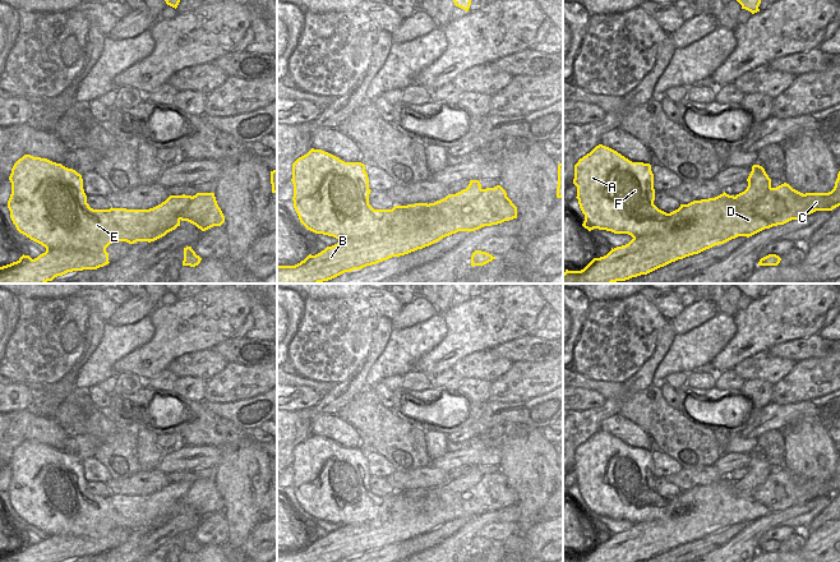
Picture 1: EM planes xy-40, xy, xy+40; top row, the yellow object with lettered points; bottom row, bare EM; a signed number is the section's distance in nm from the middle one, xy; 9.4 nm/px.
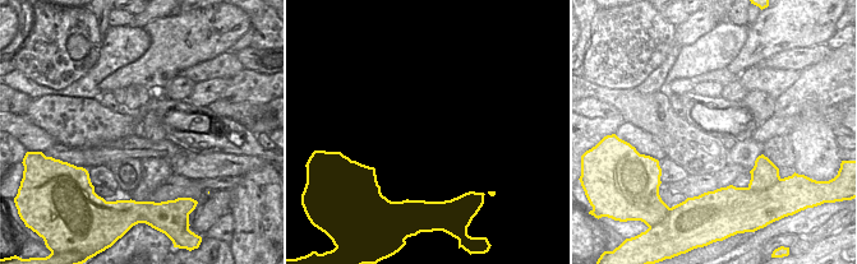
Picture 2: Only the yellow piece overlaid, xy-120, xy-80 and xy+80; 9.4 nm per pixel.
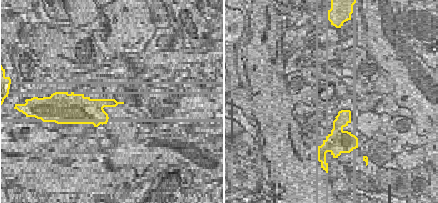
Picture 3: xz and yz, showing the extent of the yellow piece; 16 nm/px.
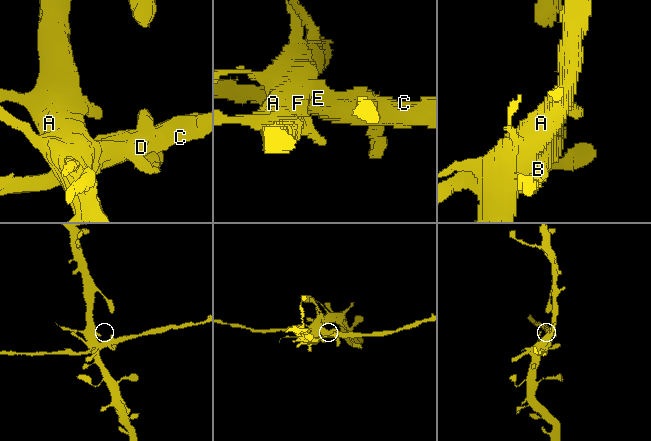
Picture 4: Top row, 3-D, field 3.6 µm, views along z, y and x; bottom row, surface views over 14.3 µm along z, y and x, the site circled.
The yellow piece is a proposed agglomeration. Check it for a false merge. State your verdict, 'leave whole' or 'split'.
split

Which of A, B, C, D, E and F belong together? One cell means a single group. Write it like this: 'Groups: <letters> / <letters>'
Groups: A E F / B C D.

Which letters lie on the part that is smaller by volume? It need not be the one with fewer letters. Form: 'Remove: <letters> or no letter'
Remove: B, C, D

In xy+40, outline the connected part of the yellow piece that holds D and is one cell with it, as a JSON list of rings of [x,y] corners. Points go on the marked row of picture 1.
[[[840,171],[835,186],[829,193],[800,193],[784,183],[770,188],[767,193],[749,203],[737,204],[734,195],[725,192],[715,198],[693,201],[669,213],[665,225],[657,234],[632,239],[628,244],[611,248],[600,258],[594,258],[581,271],[563,273],[563,284],[613,284],[647,275],[678,259],[698,254],[715,245],[724,244],[738,236],[752,236],[765,229],[799,220],[816,211],[832,211],[840,206]]]

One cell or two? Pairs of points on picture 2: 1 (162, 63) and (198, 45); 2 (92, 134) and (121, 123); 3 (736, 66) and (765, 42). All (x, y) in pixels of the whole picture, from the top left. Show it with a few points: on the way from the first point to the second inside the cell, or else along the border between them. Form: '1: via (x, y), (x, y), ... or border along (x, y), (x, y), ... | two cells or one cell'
1: via (171, 54), (176, 49), (189, 49) | one cell
2: via (100, 129), (114, 125) | one cell
3: via (743, 59), (758, 42) | one cell

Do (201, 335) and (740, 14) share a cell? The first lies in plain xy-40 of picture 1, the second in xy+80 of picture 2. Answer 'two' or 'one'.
two

